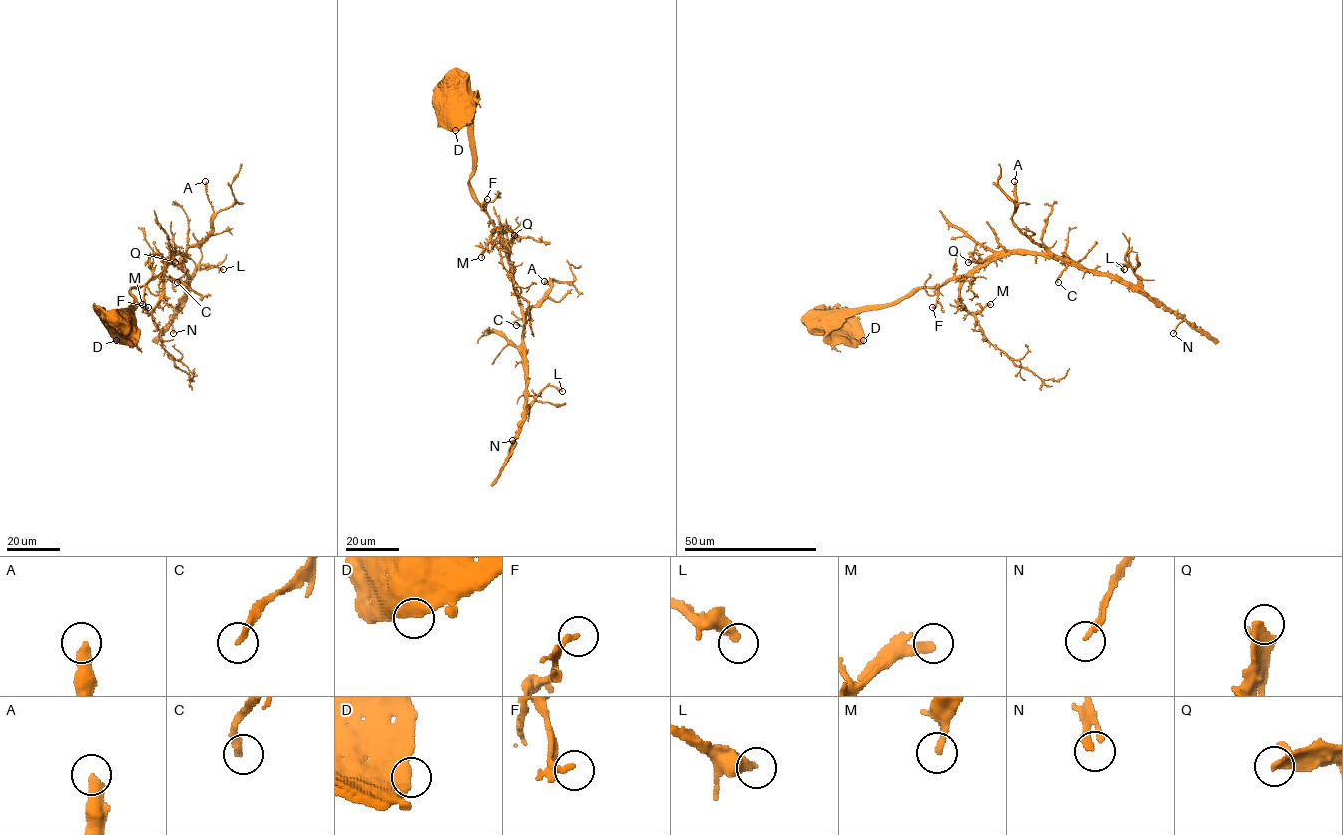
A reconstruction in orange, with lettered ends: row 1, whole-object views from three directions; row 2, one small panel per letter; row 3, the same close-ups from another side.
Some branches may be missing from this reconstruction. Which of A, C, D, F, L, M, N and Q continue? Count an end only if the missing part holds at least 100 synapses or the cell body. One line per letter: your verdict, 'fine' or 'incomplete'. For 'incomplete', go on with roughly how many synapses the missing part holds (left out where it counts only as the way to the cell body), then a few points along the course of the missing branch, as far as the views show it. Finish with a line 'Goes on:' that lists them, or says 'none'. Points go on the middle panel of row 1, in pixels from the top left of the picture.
A: fine
C: fine
D: fine
F: fine
L: fine
M: fine
N: fine
Q: incomplete; about 140 synapses; missing branch runs (514, 235), (523, 225), (542, 217), (552, 216), (549, 224), (552, 209)
Goes on: Q

